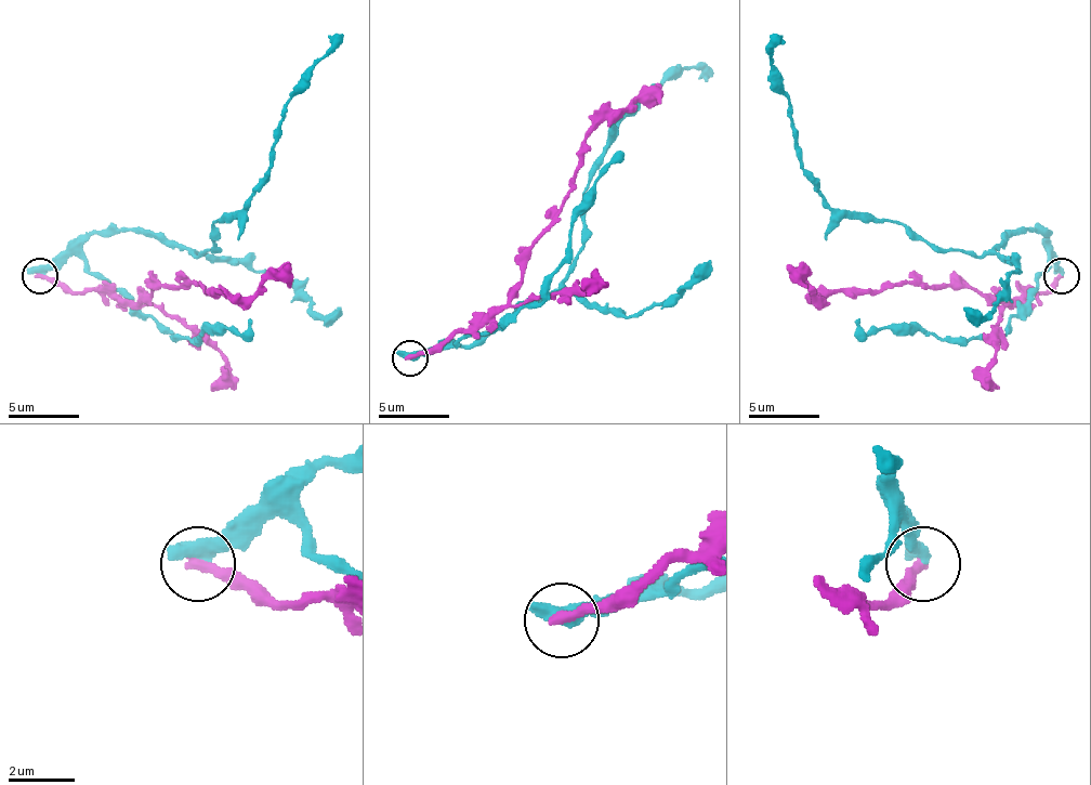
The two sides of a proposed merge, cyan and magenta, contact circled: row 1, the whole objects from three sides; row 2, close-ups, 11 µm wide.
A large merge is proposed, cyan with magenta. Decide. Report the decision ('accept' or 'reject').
reject

